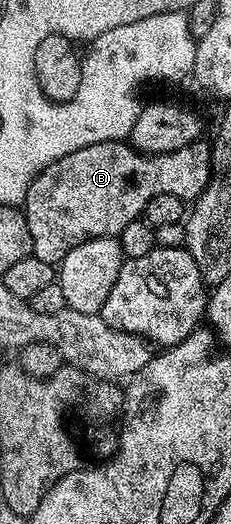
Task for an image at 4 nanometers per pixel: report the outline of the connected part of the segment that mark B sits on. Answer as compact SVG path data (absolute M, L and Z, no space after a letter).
M104 141L103 143L95 143L94 145L83 147L81 150L73 151L63 156L58 161L51 163L44 169L44 172L31 182L29 190L26 193L23 202L23 212L27 219L27 227L31 227L31 243L33 244L33 256L43 259L43 263L56 266L67 255L67 251L71 251L75 247L79 247L79 243L89 241L93 237L116 237L120 238L123 227L127 227L127 223L138 220L145 212L145 205L155 199L155 195L175 195L180 201L192 203L197 200L197 196L207 187L211 176L211 149L208 144L194 143L192 145L184 145L182 149L176 149L170 153L141 153L134 149L132 144L120 141Z

